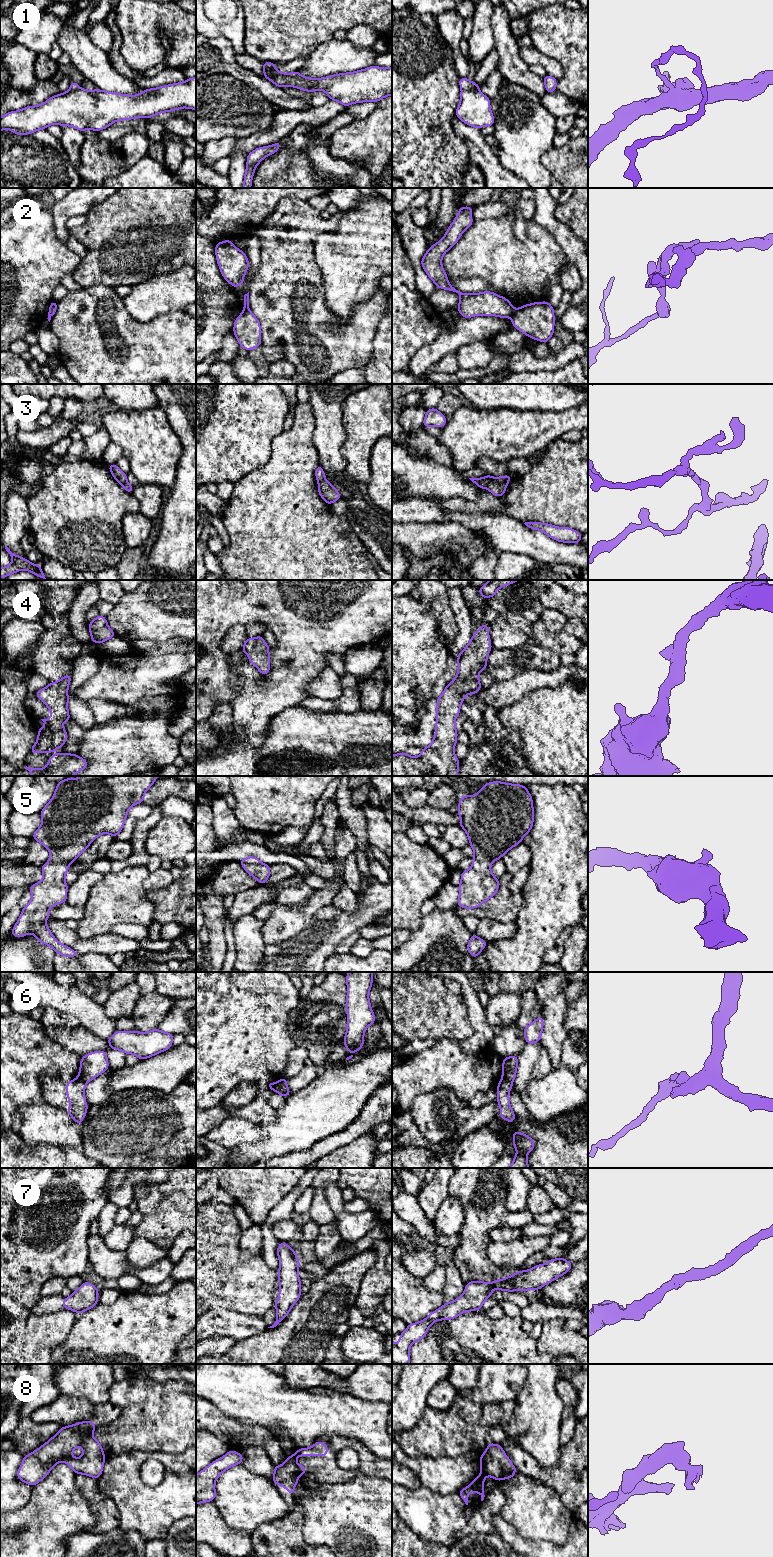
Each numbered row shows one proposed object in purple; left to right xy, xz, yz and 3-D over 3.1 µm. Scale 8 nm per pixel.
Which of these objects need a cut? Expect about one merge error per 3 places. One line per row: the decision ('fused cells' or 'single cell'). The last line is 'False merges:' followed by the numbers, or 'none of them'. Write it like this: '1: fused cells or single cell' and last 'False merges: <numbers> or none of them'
1: fused cells
2: fused cells
3: fused cells
4: single cell
5: single cell
6: fused cells
7: single cell
8: fused cells
False merges: 1, 2, 3, 6, 8

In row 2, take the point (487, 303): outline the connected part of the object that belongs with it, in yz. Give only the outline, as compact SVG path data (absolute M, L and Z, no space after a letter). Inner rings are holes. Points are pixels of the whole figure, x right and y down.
M470 206L459 208L456 218L448 227L443 238L429 247L422 257L422 268L437 288L453 291L460 295L457 310L462 317L471 318L478 315L511 317L515 310L508 299L490 291L462 293L449 284L446 272L442 267L443 255L457 243L462 233L474 222L471 217L472 210L473 207Z

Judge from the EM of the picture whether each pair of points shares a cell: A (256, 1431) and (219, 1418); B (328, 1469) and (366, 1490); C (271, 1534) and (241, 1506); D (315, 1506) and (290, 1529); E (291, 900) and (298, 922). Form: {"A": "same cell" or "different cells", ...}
{"A": "same cell", "B": "different cells", "C": "different cells", "D": "different cells", "E": "different cells"}

